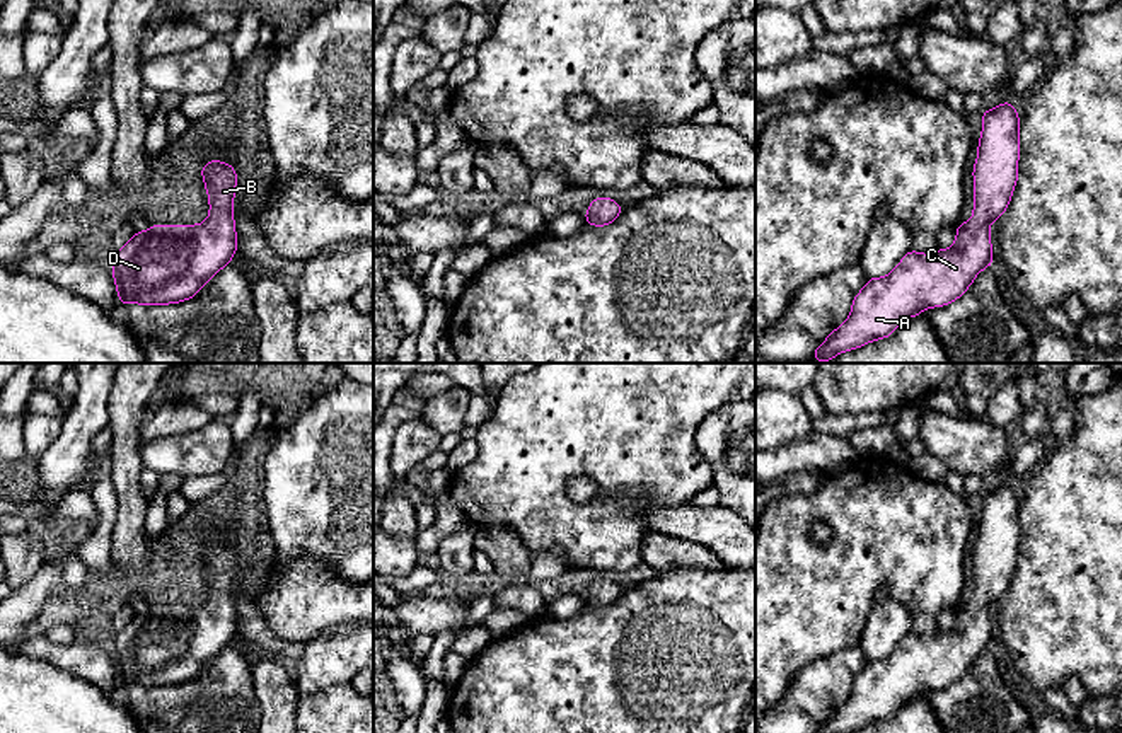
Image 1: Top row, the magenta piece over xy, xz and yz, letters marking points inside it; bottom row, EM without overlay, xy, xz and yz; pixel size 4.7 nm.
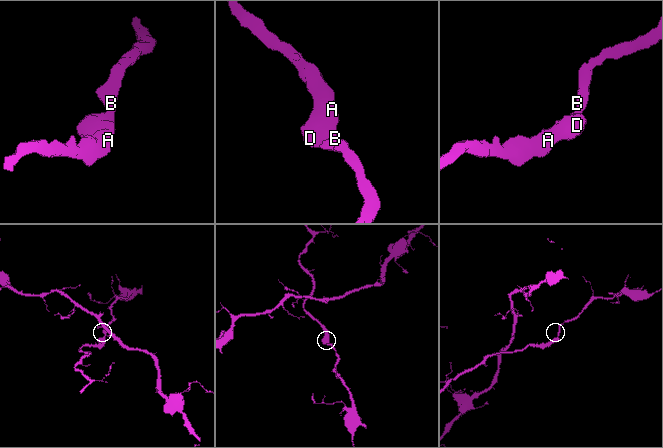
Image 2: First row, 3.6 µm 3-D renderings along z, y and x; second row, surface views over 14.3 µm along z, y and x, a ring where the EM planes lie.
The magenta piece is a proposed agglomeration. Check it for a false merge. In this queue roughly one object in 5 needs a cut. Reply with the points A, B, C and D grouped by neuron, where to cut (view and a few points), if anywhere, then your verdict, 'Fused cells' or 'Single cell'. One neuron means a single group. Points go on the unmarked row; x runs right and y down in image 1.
Groups: A B C D. No split. Single cell

